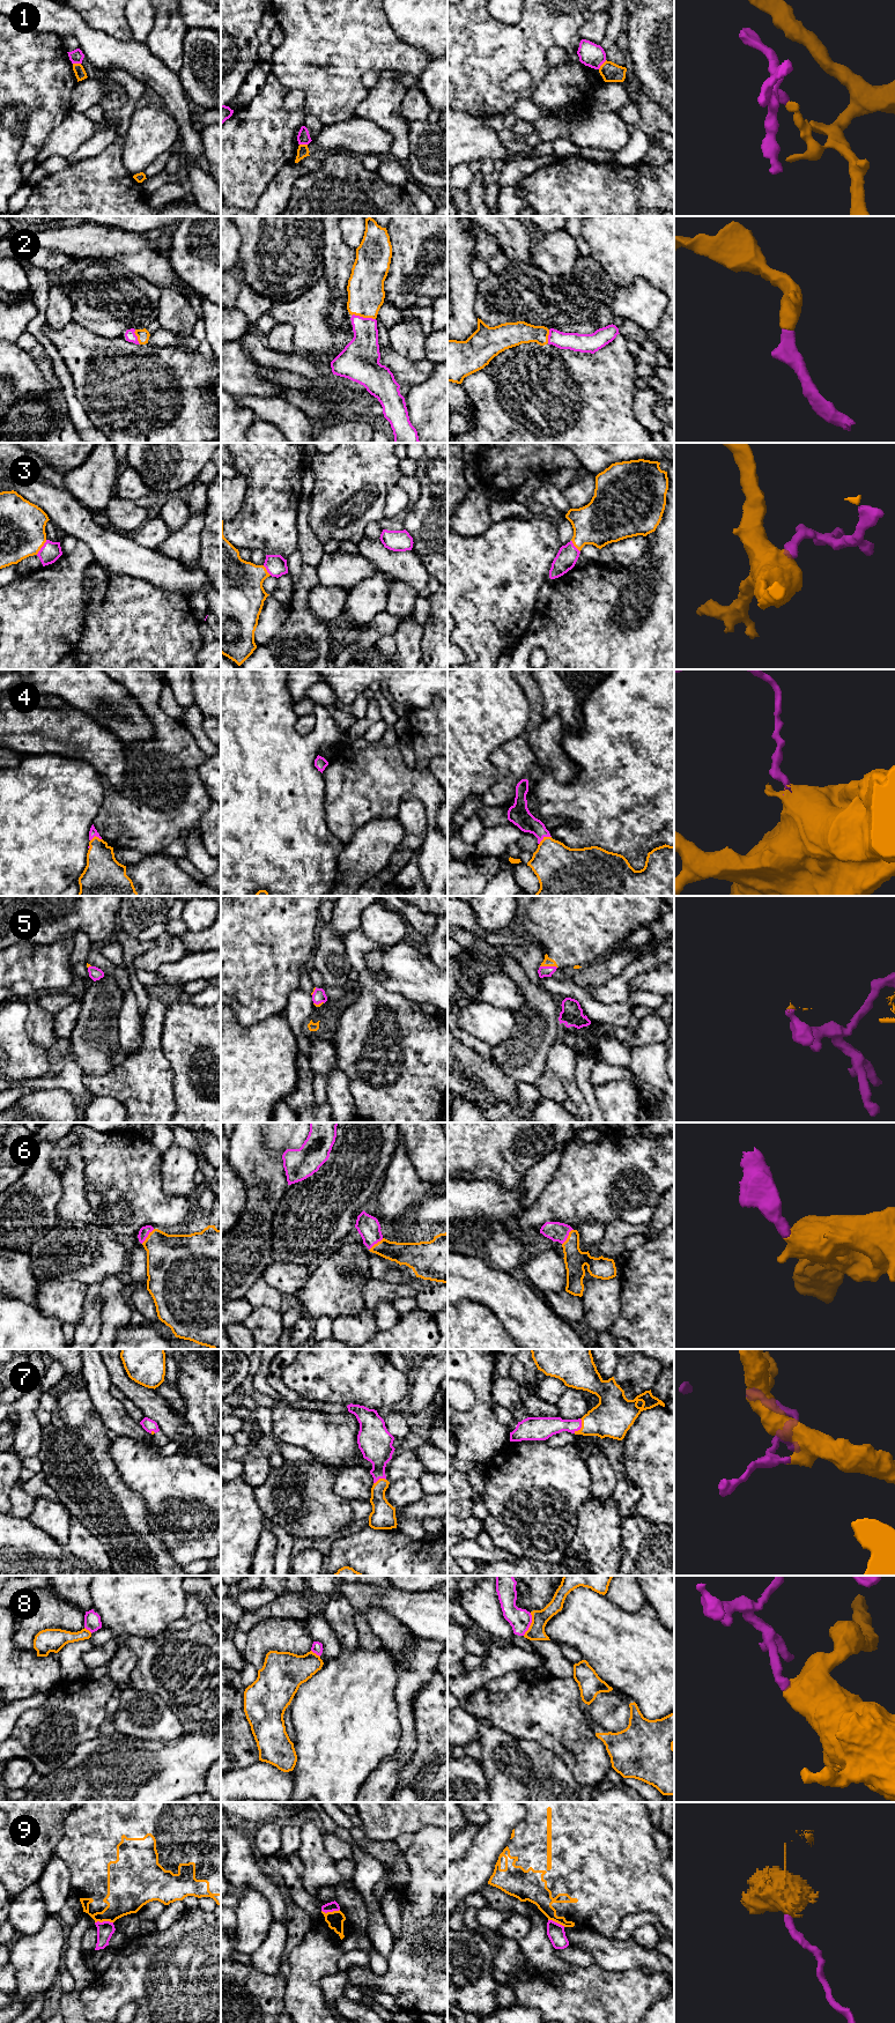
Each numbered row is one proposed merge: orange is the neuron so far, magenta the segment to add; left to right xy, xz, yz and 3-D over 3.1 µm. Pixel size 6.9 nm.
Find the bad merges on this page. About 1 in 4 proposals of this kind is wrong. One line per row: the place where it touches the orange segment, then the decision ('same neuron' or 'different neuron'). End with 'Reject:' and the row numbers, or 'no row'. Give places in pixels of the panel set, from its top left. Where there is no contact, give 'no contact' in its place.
1: yz (601, 65) | different neuron
2: xz (363, 317) | same neuron
3: xy (42, 546) | same neuron
4: yz (544, 838) | same neuron
5: yz (548, 965) | same neuron
6: xy (148, 1236) | same neuron
7: yz (582, 1427) | same neuron
8: yz (531, 1624) | different neuron
9: xy (103, 1920) | different neuron
Reject: 1, 8, 9

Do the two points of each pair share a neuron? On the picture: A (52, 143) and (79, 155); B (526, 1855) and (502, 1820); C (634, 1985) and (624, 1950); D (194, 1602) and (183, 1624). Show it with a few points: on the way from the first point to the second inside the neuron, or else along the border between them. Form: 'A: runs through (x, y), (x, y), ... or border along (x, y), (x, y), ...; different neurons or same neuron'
A: border along (94, 135), (80, 145), (67, 158); different neurons
B: border along (526, 1814), (512, 1830), (508, 1845), (498, 1857); different neurons
C: border along (601, 1969), (611, 1971), (641, 1970); different neurons
D: runs through (194, 1608), (194, 1613), (189, 1618); same neuron

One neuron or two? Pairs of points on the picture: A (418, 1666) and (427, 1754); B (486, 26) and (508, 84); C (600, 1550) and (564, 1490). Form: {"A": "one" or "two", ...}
{"A": "two", "B": "two", "C": "two"}

